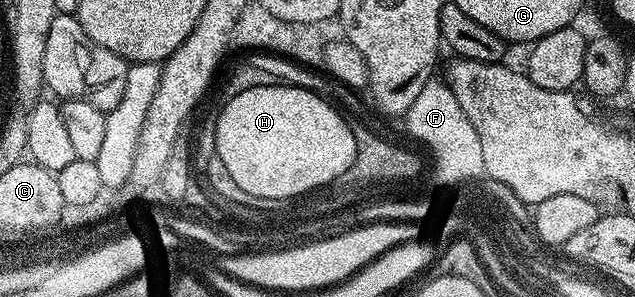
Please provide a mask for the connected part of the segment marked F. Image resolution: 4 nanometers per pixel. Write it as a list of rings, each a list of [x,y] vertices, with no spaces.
[[[433,80],[418,92],[414,104],[410,104],[406,115],[408,130],[421,142],[428,146],[432,158],[436,161],[435,181],[442,185],[468,184],[479,179],[484,174],[484,161],[482,160],[482,144],[478,132],[474,132],[474,124],[462,110],[462,104],[448,87],[447,81]]]

